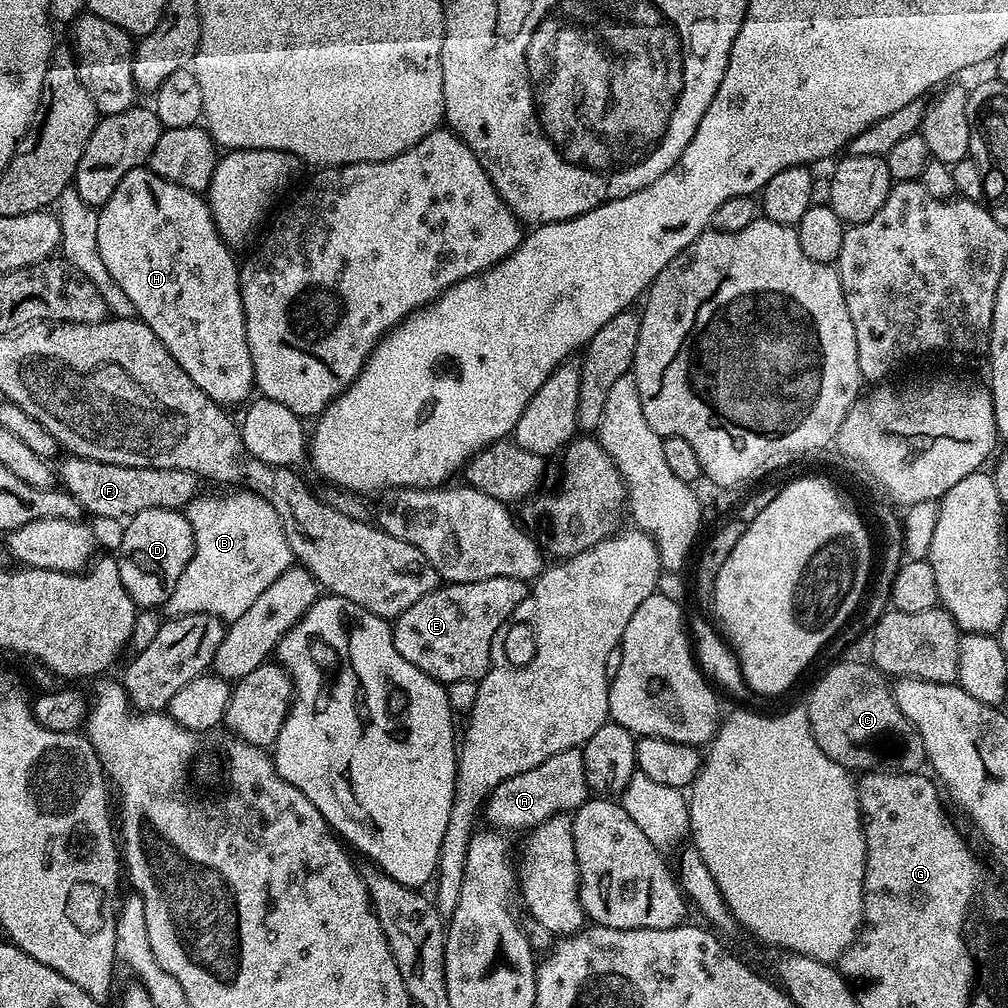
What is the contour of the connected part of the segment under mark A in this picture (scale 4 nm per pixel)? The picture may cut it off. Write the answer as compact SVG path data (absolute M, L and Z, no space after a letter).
M571 748L562 750L562 754L554 754L554 758L546 758L546 762L534 766L534 770L526 770L522 774L514 774L514 778L506 778L506 782L502 782L488 795L482 808L482 816L483 819L485 816L492 823L489 825L496 830L531 830L552 816L575 813L589 796L584 753L580 748Z

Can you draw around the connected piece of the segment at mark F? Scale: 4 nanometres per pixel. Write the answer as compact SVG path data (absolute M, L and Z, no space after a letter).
M65 455L65 460L58 464L58 480L63 491L72 495L76 503L80 505L85 513L93 512L96 516L109 516L116 520L119 516L129 518L140 511L151 508L183 509L191 500L198 495L198 477L186 470L174 470L173 468L151 468L150 466L118 466L107 464L101 460L87 460L84 456Z

